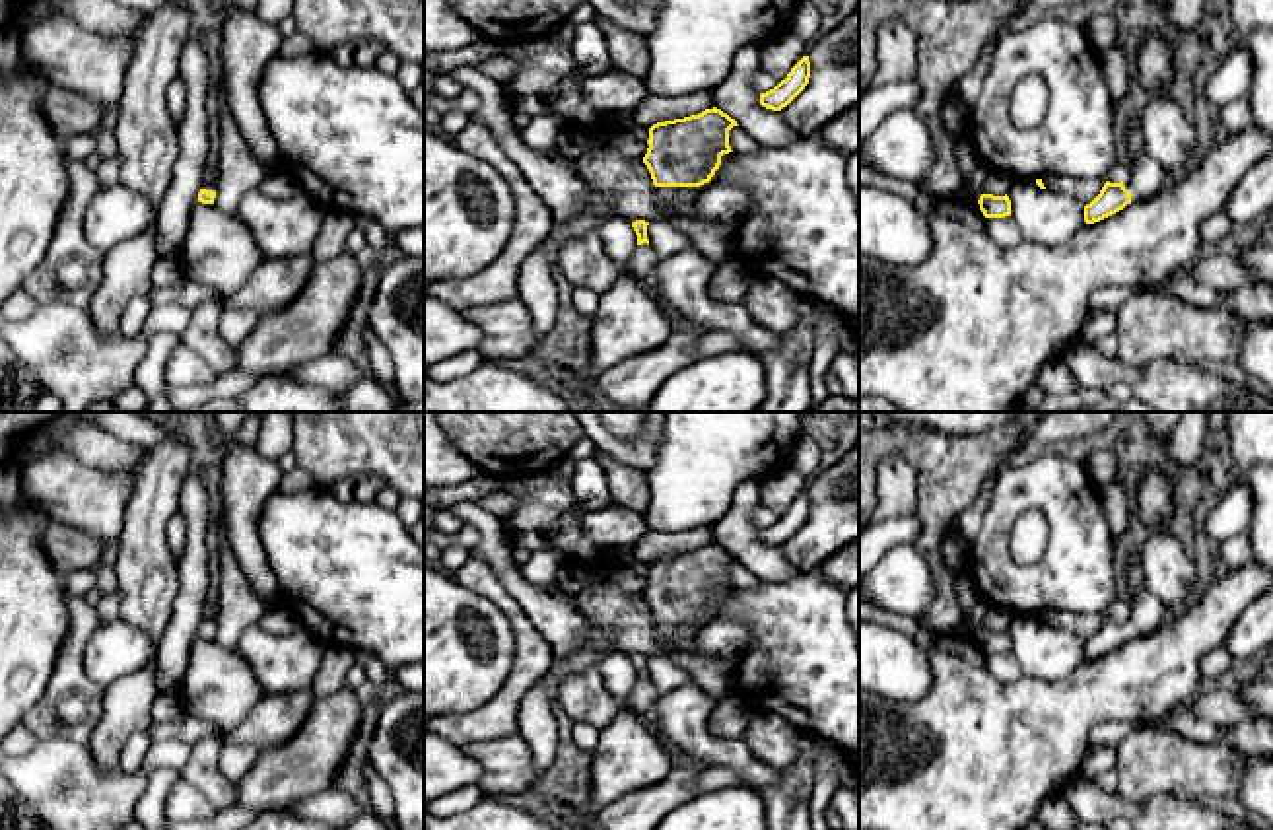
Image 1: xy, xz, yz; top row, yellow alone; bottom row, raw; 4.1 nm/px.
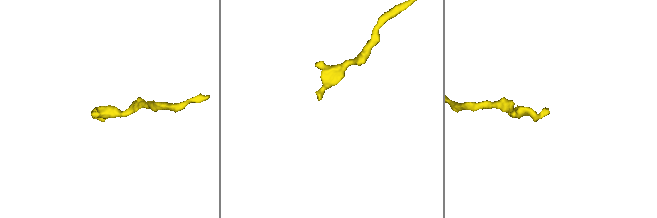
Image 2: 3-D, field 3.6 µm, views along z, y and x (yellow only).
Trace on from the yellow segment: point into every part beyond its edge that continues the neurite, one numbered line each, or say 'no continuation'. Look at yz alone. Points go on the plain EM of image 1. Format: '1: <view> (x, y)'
1: yz (1141, 615)

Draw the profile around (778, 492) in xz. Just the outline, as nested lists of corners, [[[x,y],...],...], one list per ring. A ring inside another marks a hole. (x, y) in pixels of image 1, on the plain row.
[[[791,467],[775,472],[762,482],[762,505],[779,517],[787,513],[791,503],[805,492],[809,478]]]

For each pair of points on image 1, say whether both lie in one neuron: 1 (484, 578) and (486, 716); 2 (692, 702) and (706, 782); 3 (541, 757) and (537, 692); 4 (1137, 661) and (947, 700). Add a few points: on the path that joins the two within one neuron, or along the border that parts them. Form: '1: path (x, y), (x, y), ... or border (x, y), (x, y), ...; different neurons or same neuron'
1: path (514, 613), (525, 632), (525, 673), (519, 681); same neuron
2: border (704, 766), (725, 766), (743, 784); different neurons
3: path (541, 741), (537, 708); same neuron
4: path (1091, 696), (1081, 702), (994, 702); same neuron

